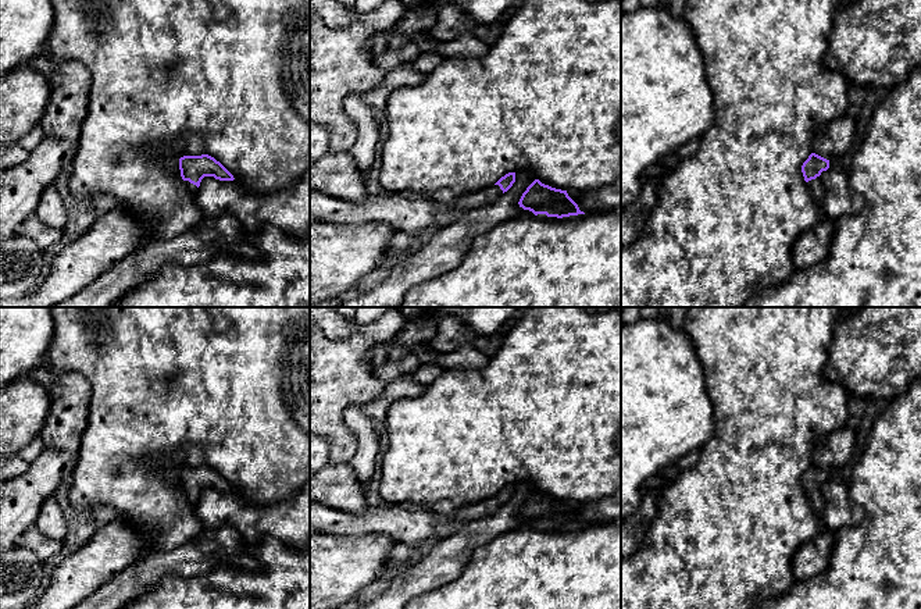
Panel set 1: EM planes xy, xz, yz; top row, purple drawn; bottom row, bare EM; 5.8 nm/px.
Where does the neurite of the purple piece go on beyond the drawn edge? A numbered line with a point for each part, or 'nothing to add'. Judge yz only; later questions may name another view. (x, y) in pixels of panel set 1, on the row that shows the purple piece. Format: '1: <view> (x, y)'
1: yz (816, 187)

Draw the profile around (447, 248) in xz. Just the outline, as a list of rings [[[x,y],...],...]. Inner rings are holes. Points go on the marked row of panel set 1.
[[[518,170],[513,186],[495,203],[470,210],[454,224],[439,228],[422,249],[390,268],[381,285],[339,307],[397,307],[413,286],[456,268],[478,236],[514,217],[521,210],[522,193],[535,179],[533,171]]]

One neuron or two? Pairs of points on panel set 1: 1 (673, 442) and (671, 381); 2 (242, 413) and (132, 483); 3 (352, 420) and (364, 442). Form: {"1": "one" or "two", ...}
{"1": "one", "2": "one", "3": "one"}

